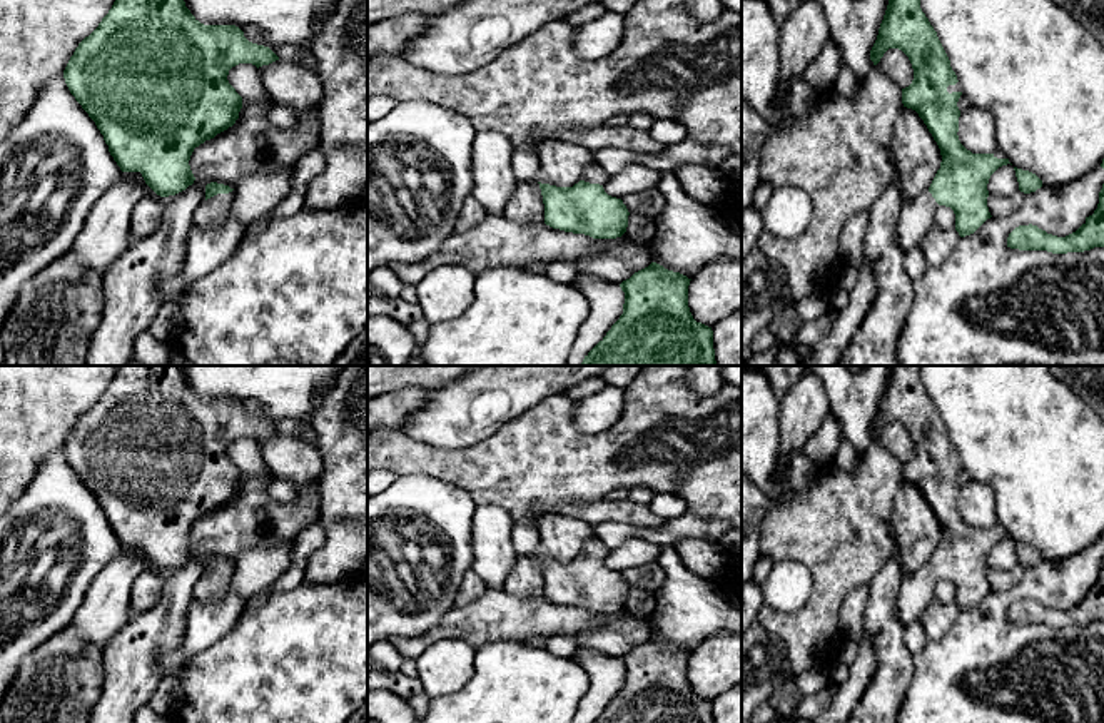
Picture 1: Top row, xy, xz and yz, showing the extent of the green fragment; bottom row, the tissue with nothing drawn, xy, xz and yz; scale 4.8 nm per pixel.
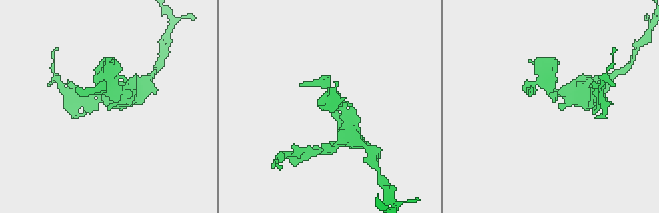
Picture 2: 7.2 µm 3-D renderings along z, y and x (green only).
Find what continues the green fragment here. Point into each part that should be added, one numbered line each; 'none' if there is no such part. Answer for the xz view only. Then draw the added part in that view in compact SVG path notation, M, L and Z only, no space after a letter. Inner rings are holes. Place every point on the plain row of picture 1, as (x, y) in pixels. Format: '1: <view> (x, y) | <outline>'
1: xz (595, 548) | M595 538L583 546L581 554L603 559L610 551L610 548L606 548L598 538Z

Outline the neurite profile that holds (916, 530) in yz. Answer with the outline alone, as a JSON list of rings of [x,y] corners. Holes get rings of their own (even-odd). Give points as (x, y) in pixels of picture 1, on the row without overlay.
[[[907,481],[894,499],[890,523],[895,544],[894,558],[905,578],[929,564],[940,543],[940,523],[919,488]]]

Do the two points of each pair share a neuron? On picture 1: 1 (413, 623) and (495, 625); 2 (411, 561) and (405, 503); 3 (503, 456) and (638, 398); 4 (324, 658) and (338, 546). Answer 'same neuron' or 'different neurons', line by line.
1: different neurons
2: same neuron
3: same neuron
4: different neurons

